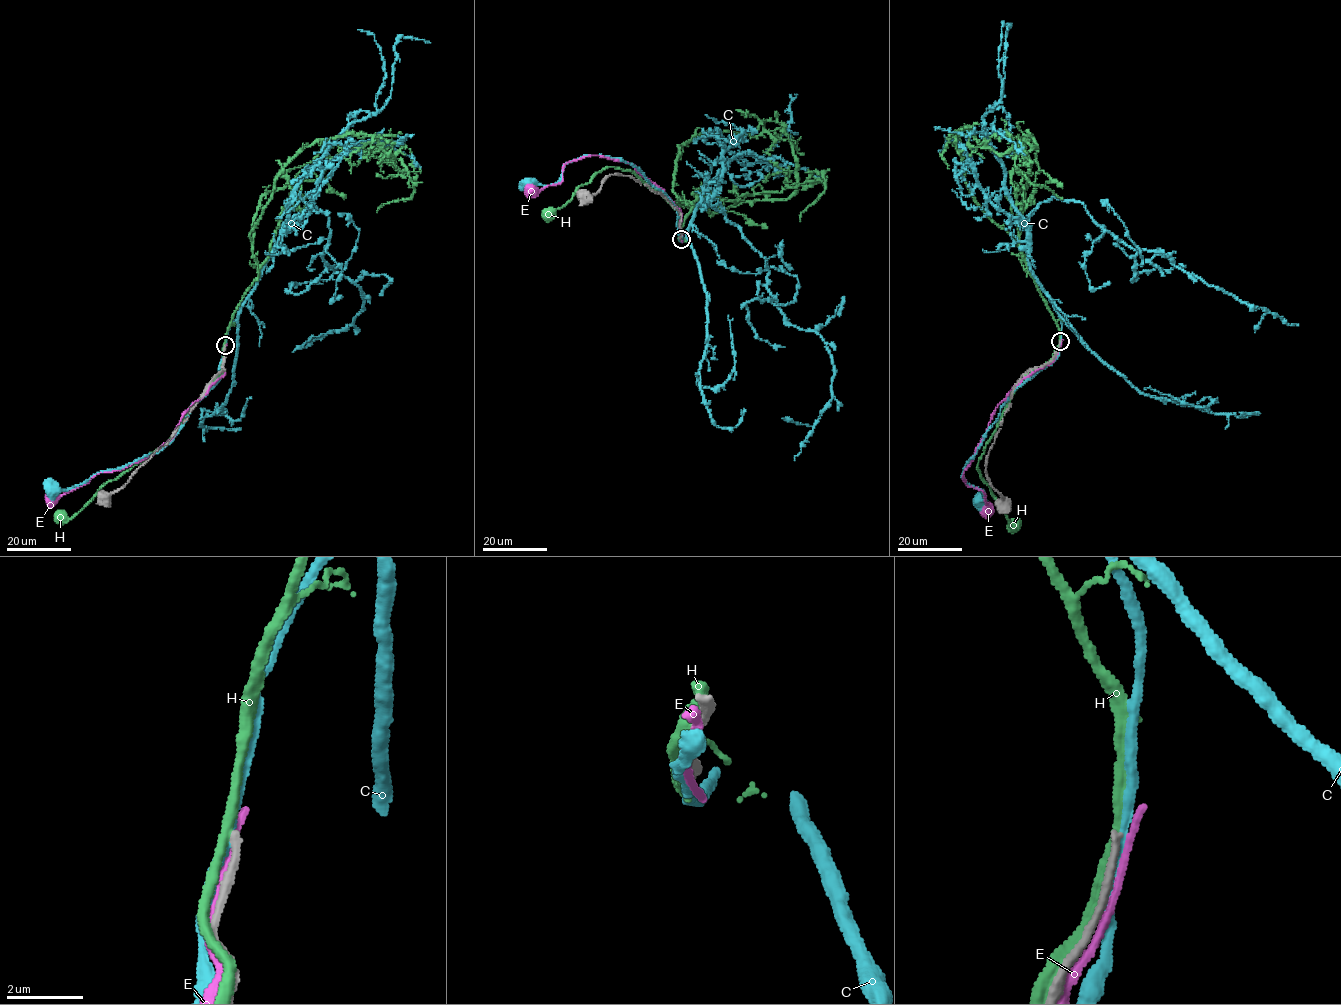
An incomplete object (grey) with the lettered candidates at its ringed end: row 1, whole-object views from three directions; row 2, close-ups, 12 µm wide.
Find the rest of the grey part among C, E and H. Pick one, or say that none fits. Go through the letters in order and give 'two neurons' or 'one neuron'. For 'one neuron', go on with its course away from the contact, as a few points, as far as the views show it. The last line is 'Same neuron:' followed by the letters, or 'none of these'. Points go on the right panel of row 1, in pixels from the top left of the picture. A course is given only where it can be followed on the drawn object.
C: two neurons
E: two neurons
H: two neurons
Same neuron: none of these

